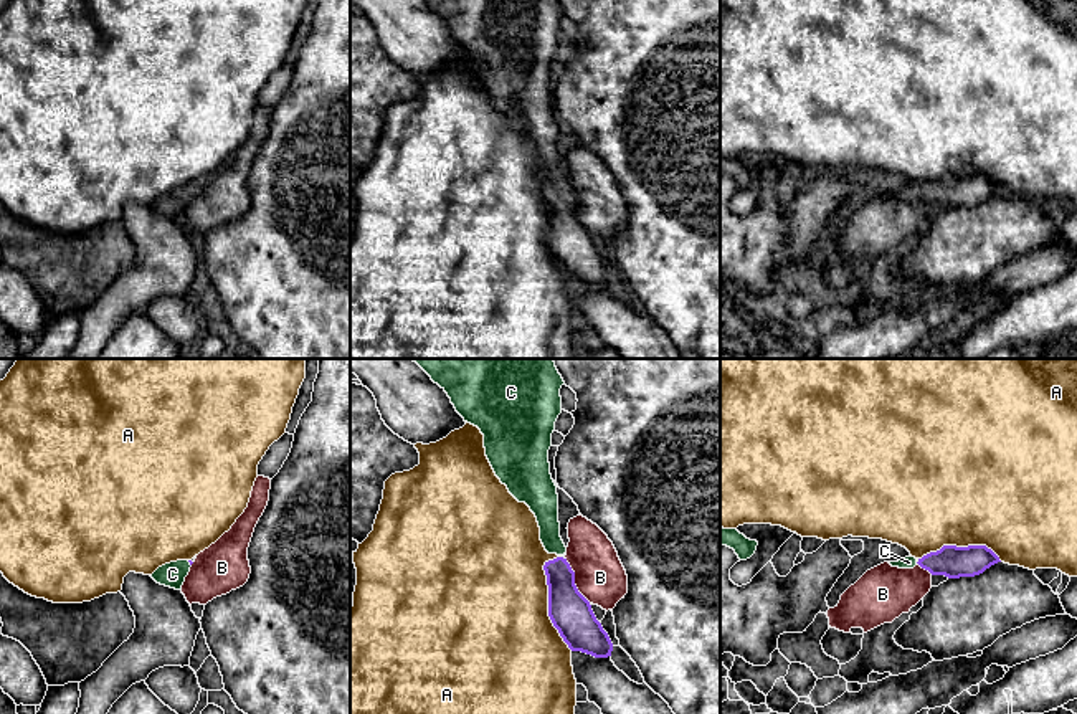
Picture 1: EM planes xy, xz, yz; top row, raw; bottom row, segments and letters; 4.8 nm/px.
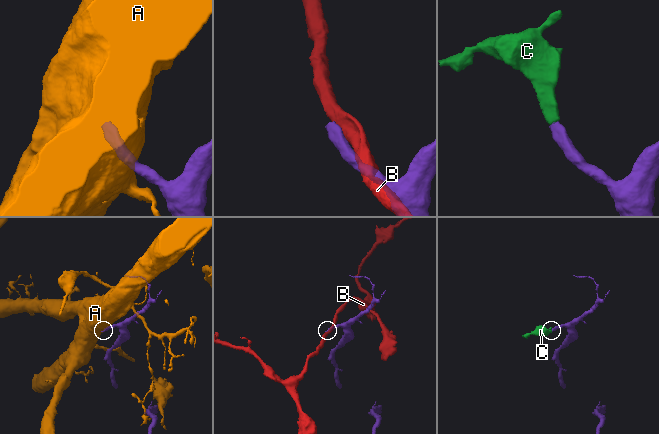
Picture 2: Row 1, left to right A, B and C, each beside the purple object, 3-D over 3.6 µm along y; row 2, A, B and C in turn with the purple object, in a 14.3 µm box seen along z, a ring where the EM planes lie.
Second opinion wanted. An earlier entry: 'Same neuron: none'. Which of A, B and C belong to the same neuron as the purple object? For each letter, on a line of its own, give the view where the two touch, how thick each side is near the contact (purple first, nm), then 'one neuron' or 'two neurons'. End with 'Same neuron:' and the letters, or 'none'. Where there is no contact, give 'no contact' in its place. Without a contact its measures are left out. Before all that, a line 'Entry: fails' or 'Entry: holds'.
Entry: fails
A: meets purple in xz; 200 nm thick on the purple side, 500 nm on the other; two neurons
B: meets purple in xz; 200 nm thick on the purple side, 240 nm on the other; two neurons
C: meets purple in xy; 20 nm thick on the purple side, 120 nm on the other; one neuron
Same neuron: C

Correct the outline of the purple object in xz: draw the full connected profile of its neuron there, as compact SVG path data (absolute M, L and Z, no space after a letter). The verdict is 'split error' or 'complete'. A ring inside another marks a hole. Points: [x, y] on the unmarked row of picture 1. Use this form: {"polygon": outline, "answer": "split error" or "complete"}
{"polygon": "M563 187L545 192L548 246L572 281L608 288L613 273L596 250L590 231L575 215L575 202Z", "answer": "complete"}

